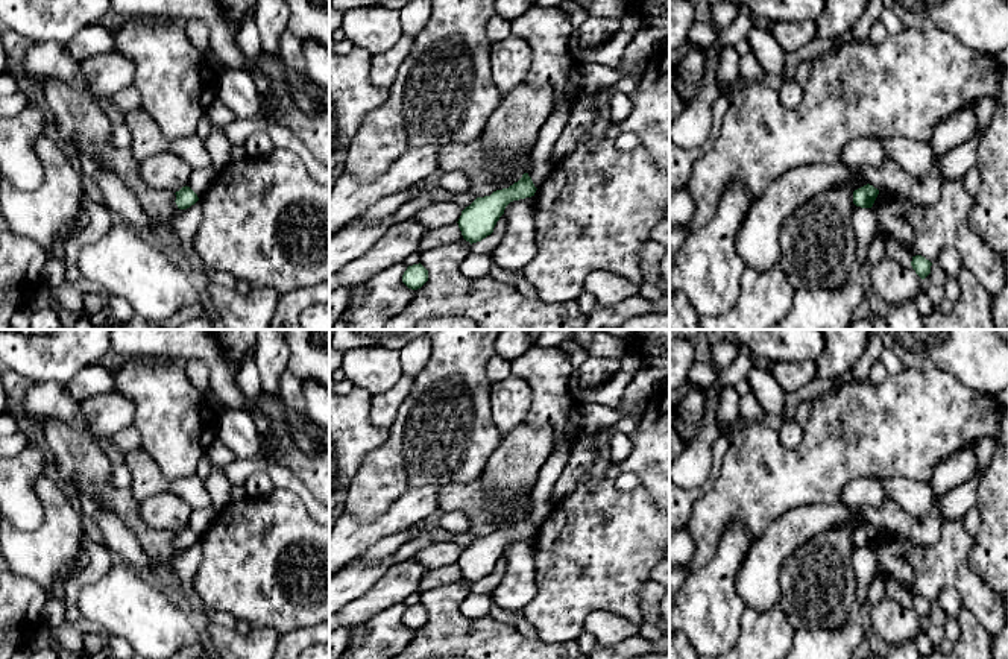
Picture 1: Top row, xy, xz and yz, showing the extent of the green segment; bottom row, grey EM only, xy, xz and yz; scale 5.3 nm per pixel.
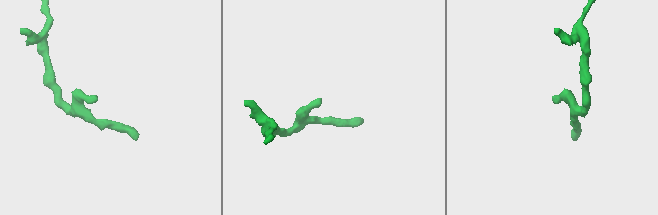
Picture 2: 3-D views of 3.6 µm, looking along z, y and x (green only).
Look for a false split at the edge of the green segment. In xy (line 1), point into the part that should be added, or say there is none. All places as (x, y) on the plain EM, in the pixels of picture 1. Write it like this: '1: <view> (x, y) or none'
1: none

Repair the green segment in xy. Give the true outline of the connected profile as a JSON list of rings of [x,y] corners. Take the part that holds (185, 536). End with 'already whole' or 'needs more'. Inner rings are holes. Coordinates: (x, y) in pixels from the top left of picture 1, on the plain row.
[[[187,525],[176,531],[175,534],[176,534],[175,542],[179,550],[187,550],[199,541],[197,534]]]; already whole

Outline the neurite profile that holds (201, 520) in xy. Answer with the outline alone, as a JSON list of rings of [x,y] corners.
[[[213,506],[203,509],[193,509],[187,527],[190,527],[200,539],[211,525],[211,522],[216,519],[217,513],[219,512]]]

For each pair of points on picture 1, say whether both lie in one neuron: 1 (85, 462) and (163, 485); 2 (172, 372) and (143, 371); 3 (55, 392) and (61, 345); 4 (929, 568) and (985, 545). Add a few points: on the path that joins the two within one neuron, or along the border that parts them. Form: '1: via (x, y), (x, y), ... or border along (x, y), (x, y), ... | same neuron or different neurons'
1: border along (128, 489), (140, 501) | different neurons
2: via (164, 372), (151, 372) | same neuron
3: border along (62, 381), (34, 383) | different neurons
4: border along (973, 536), (970, 568), (985, 583) | different neurons

